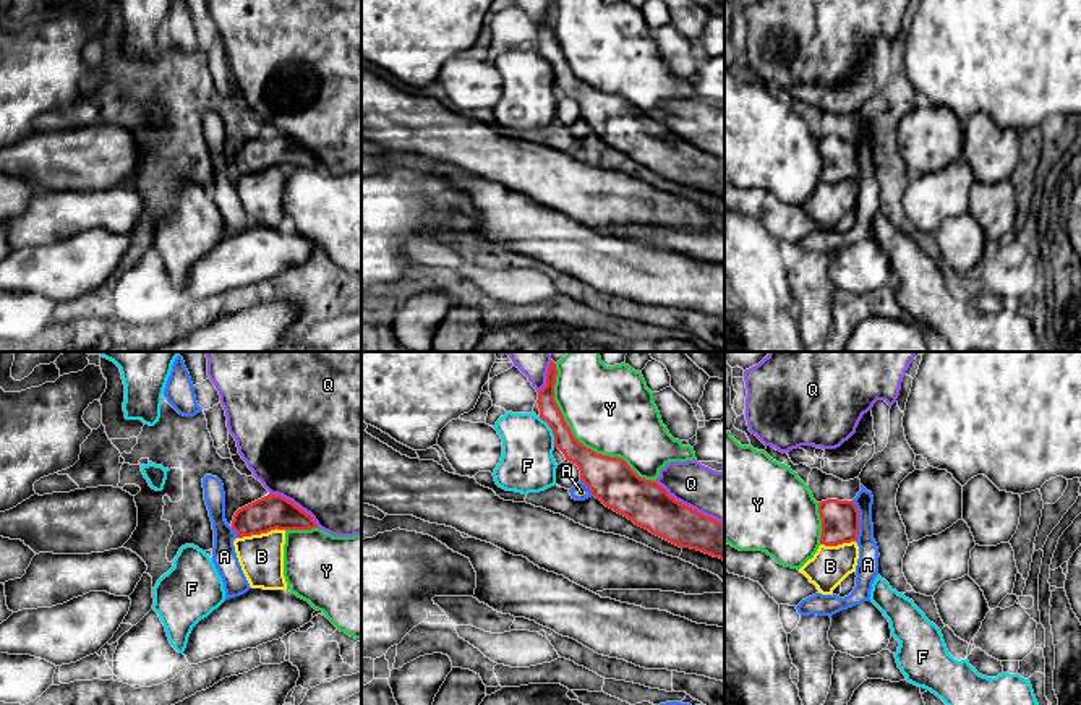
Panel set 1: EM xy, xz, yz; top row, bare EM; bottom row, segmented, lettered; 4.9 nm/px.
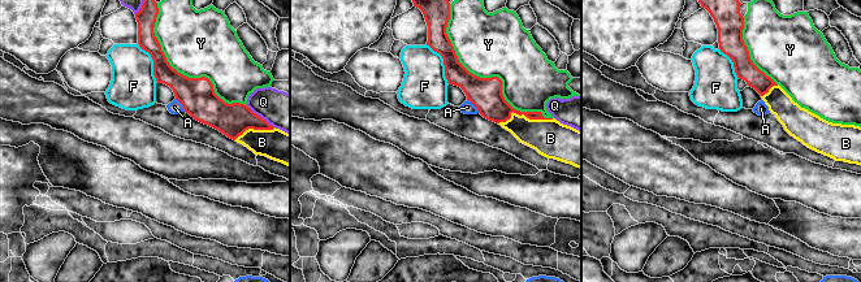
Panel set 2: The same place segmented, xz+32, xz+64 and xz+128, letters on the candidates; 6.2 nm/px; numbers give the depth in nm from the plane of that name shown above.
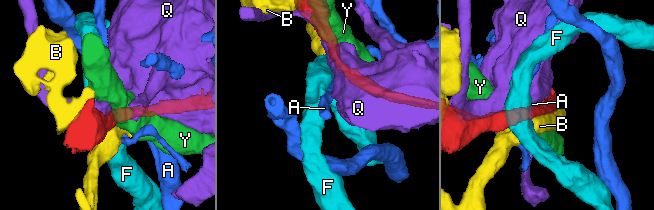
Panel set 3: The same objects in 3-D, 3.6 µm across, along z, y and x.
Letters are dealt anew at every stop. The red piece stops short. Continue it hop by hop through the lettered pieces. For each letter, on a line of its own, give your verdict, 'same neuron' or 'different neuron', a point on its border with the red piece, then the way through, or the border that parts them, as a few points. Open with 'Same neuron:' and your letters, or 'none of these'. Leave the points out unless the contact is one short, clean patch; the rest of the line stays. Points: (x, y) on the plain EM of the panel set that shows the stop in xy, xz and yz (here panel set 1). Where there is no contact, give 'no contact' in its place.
Same neuron: none of these
A: different neuron; contact yz (858, 158); border yz (851, 138), (858, 148), (856, 177)
B: different neuron; contact xy (261, 169)
F: different neuron; contact xz (553, 68); border xz (538, 54), (551, 67), (555, 83)
Q: different neuron; contact xz (687, 143)
Y: different neuron; contact xz (576, 76)

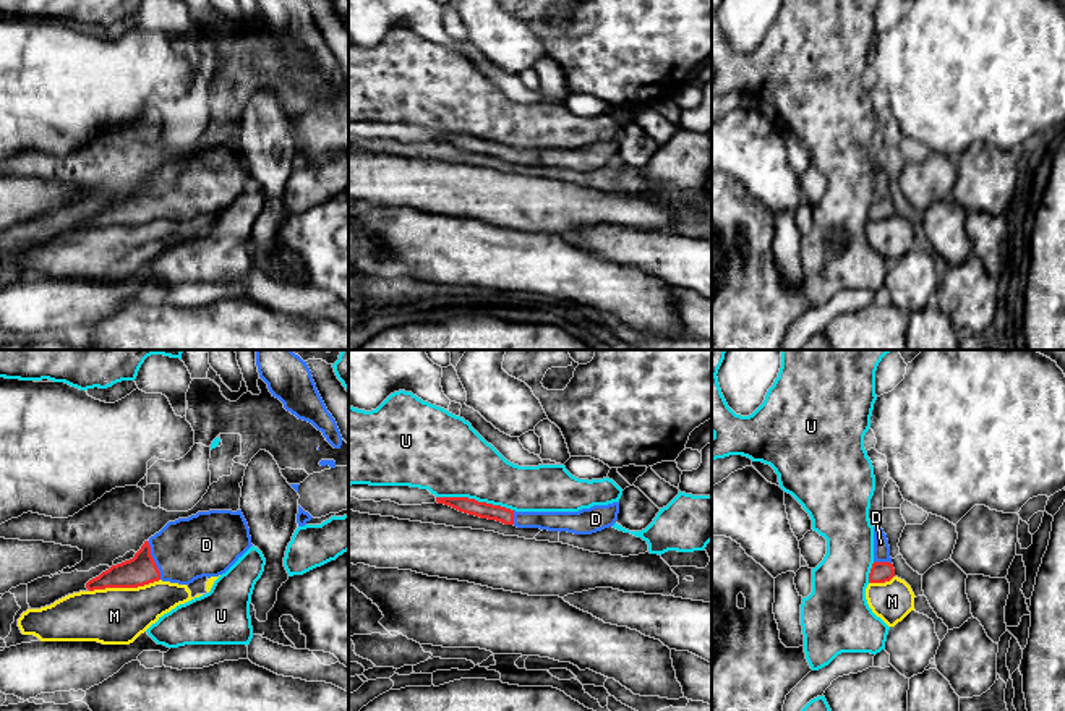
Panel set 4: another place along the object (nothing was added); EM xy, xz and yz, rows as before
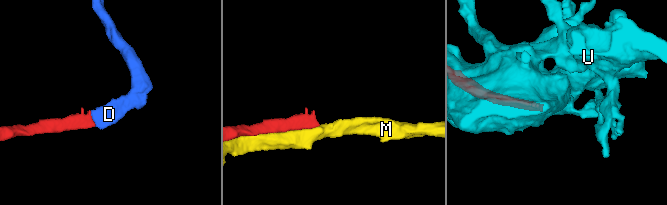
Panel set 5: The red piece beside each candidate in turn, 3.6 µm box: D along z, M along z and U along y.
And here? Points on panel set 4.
Same neuron: D
D: same neuron; contact xy (153, 198); way xy (140, 208), (153, 198), (185, 187)
M: different neuron; contact xy (124, 224)
U: different neuron; contact xz (474, 136)

